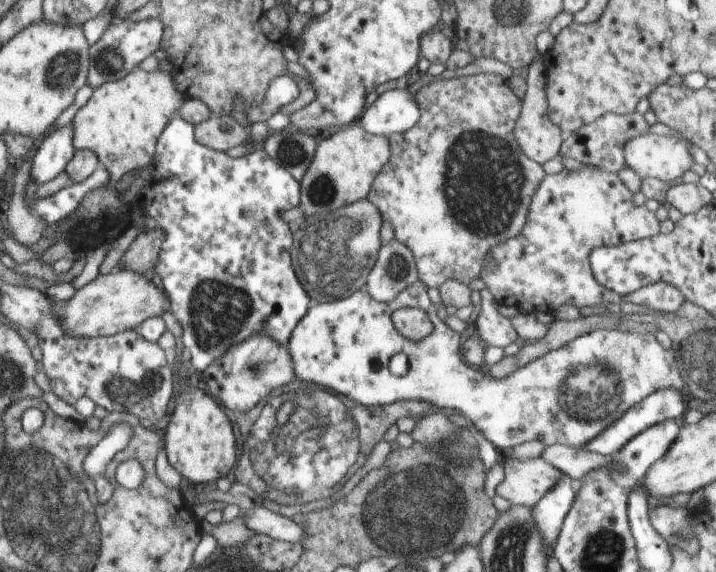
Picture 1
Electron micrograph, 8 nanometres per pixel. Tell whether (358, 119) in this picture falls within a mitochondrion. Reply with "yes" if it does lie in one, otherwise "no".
no

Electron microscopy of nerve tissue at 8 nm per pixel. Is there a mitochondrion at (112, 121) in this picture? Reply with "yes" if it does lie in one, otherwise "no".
no

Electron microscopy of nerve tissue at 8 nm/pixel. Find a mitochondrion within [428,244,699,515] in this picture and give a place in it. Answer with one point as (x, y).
(593, 387)

